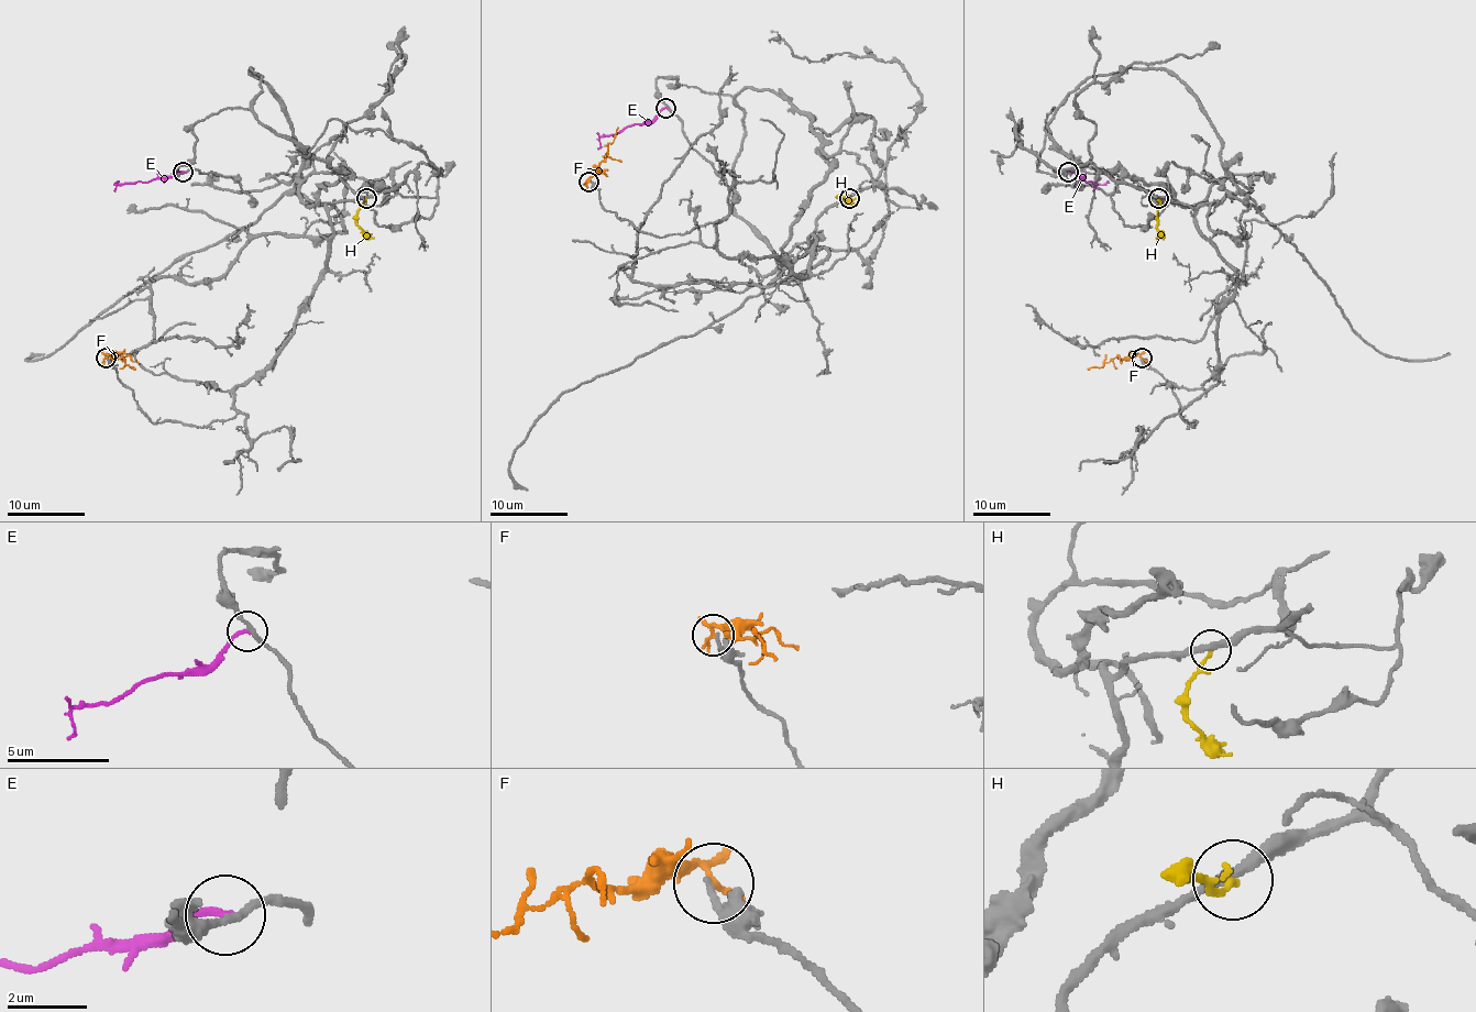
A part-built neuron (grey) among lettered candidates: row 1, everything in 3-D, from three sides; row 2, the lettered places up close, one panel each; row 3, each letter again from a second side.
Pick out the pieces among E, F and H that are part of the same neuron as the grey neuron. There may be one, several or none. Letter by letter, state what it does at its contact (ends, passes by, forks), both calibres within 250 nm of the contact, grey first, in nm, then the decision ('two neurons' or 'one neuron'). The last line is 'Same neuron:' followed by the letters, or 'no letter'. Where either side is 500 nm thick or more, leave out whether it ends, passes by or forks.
E: it ends | 180/180 nm | two neurons
F: it ends | 200/240 nm | two neurons
H: it ends | 280/170 nm | two neurons
Same neuron: no letter

